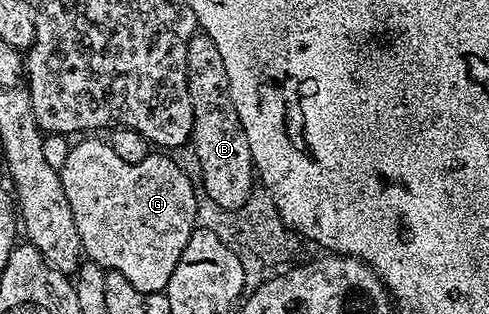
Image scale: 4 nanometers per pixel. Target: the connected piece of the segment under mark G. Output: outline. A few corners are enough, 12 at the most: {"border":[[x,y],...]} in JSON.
{"border":[[74,143],[59,170],[84,255],[164,292],[199,220],[168,155]]}

